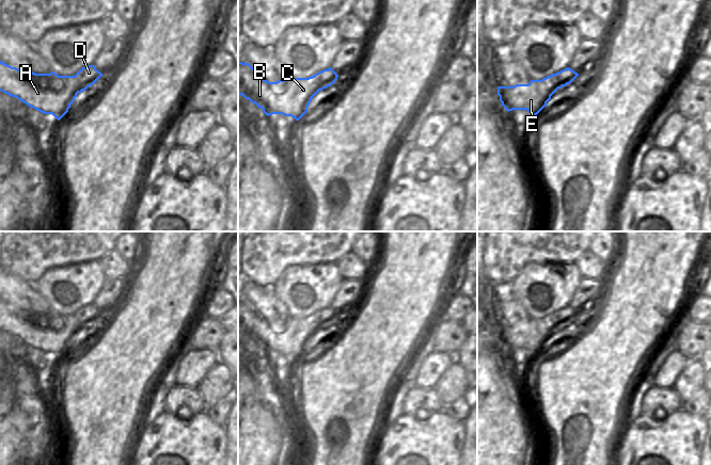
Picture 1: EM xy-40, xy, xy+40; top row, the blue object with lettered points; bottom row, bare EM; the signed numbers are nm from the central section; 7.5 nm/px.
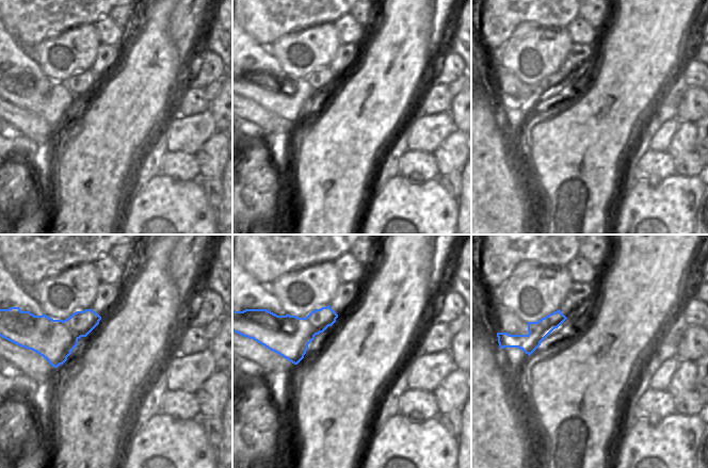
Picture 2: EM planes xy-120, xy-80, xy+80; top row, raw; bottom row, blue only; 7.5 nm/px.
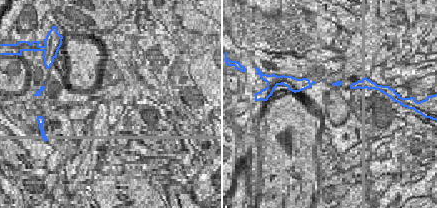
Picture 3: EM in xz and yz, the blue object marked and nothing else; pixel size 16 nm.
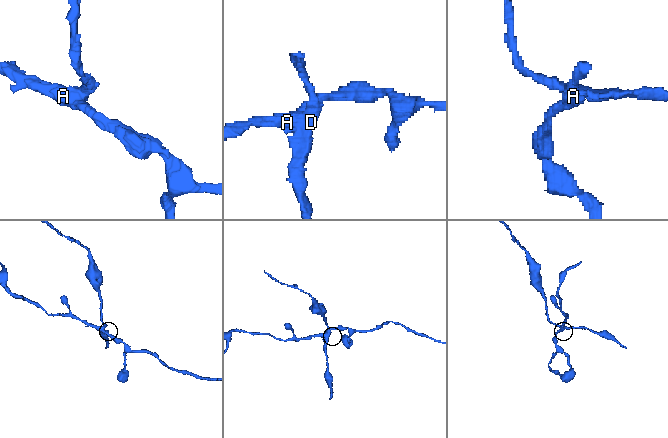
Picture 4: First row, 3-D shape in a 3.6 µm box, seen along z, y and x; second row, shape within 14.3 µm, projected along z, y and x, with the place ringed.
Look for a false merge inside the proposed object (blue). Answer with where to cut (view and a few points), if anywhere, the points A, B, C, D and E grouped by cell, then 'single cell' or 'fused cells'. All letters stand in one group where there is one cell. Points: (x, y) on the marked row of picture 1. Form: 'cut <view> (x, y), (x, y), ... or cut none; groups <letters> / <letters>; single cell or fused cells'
cut xy (312, 76), (316, 77), (325, 87); groups A B C E / D; fused cells

